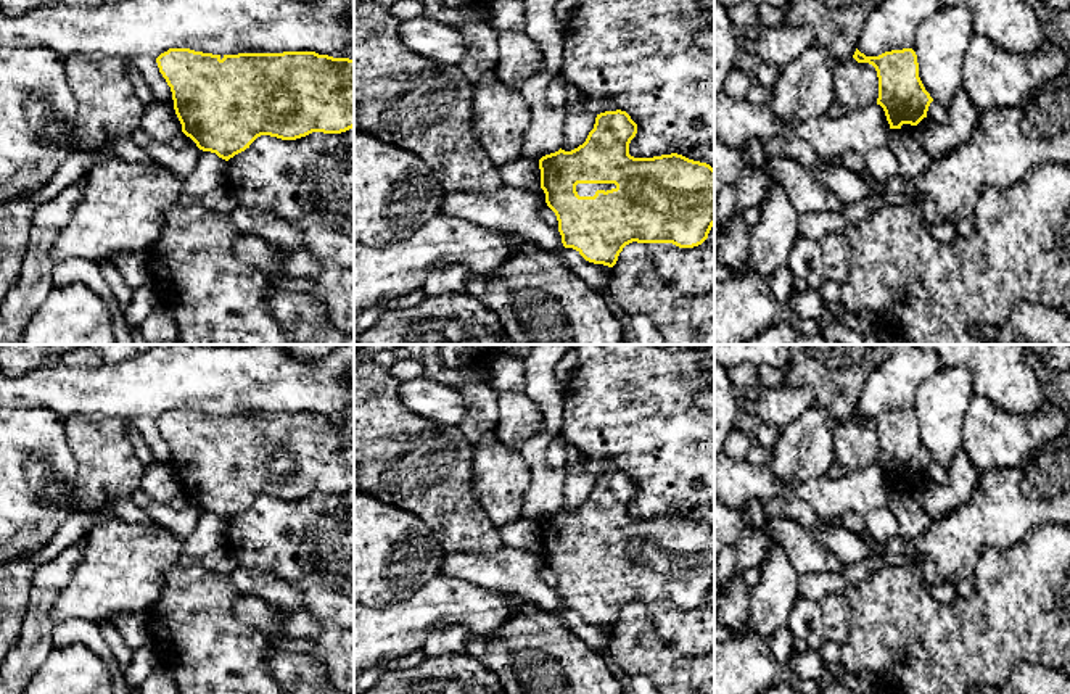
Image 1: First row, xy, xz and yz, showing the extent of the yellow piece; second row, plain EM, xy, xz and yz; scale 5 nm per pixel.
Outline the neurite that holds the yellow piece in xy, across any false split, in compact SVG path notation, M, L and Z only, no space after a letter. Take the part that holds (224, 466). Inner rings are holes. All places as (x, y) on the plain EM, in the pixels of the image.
M169 409L156 419L172 452L182 493L203 512L228 522L261 496L296 501L312 493L341 494L354 488L354 420L315 412L212 415L190 409Z

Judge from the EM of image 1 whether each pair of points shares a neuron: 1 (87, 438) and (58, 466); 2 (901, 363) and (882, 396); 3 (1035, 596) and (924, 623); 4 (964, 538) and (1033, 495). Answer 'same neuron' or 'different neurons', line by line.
1: different neurons
2: same neuron
3: same neuron
4: same neuron

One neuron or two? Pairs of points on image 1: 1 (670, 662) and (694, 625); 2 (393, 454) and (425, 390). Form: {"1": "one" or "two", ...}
{"1": "two", "2": "two"}

